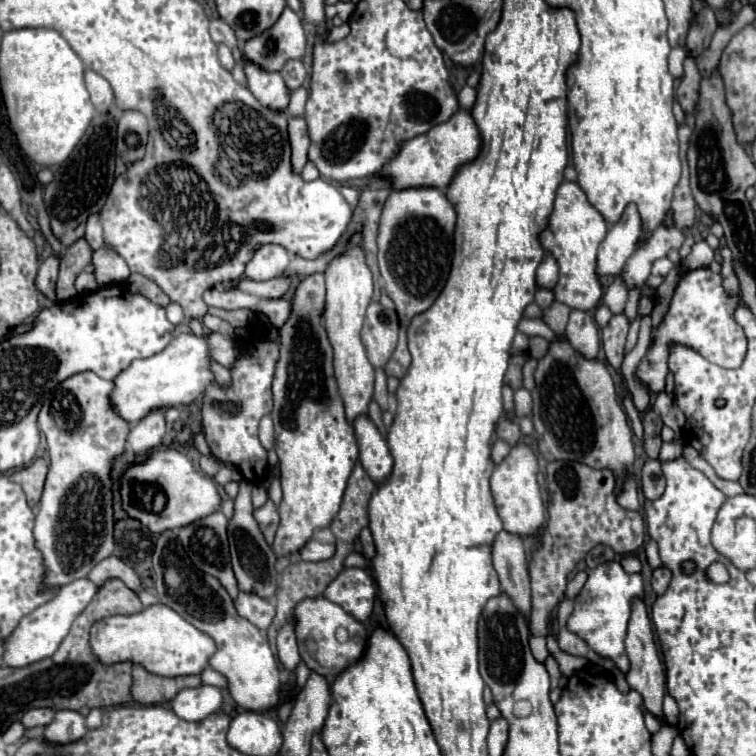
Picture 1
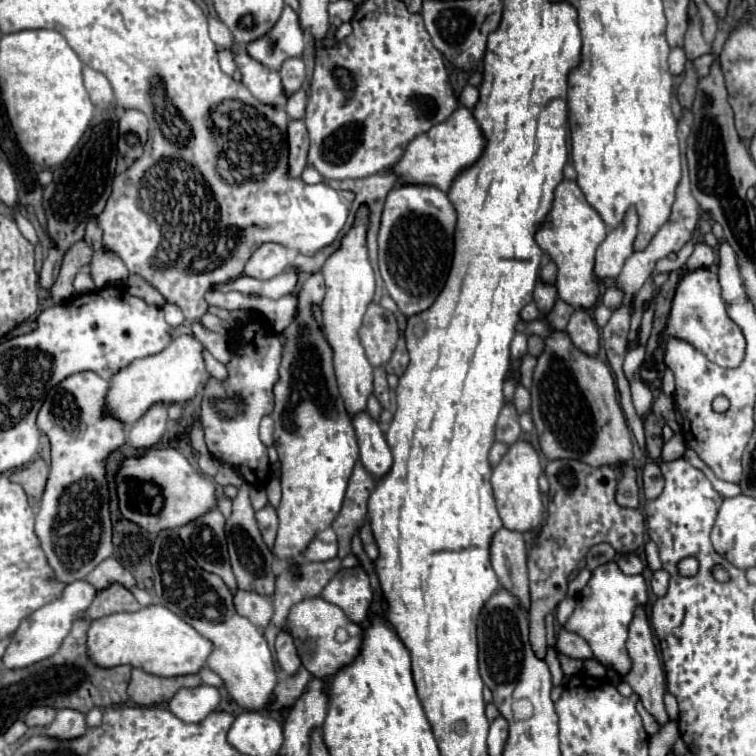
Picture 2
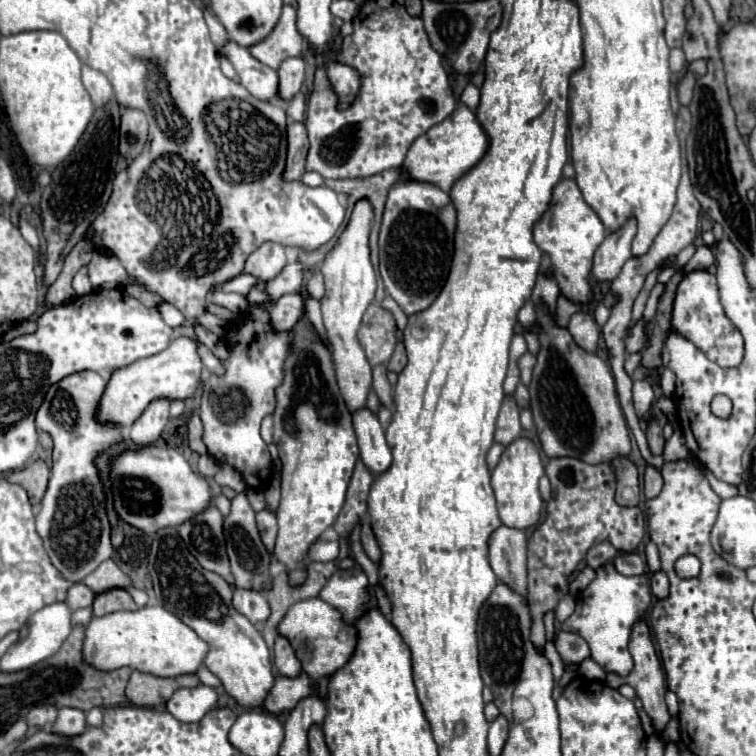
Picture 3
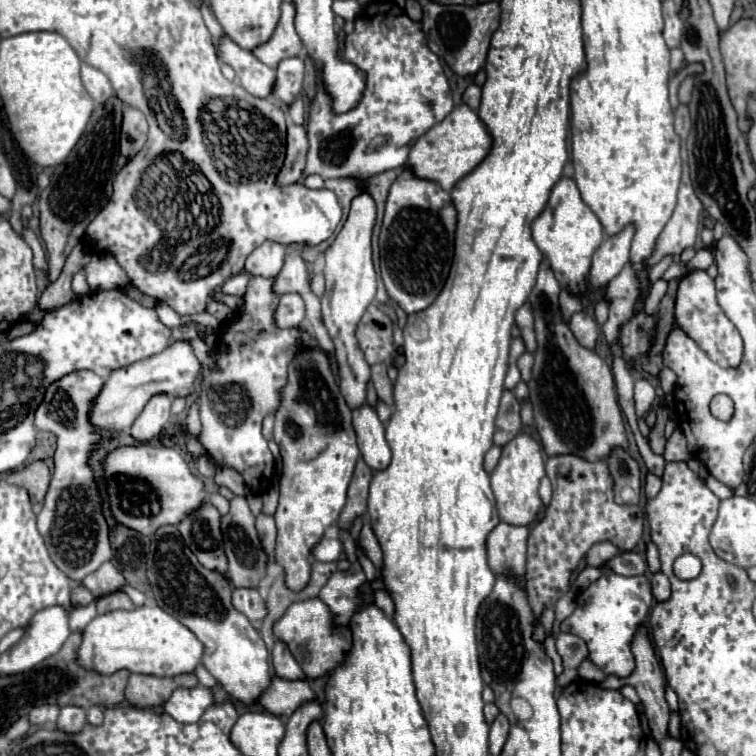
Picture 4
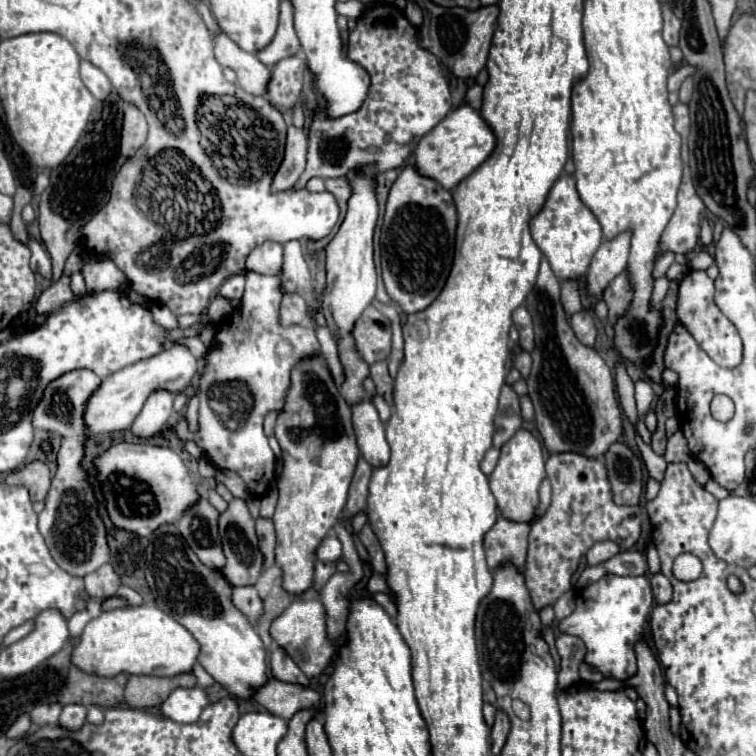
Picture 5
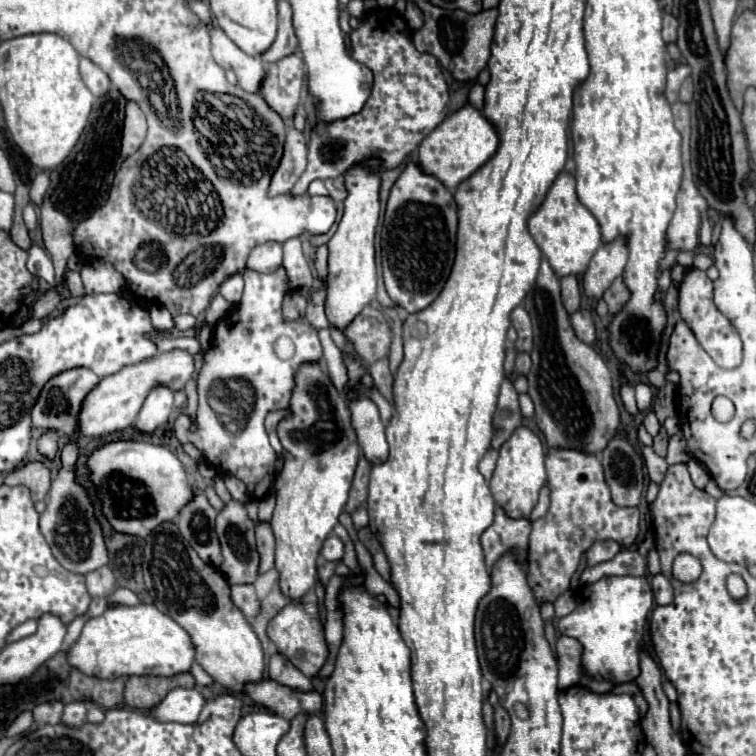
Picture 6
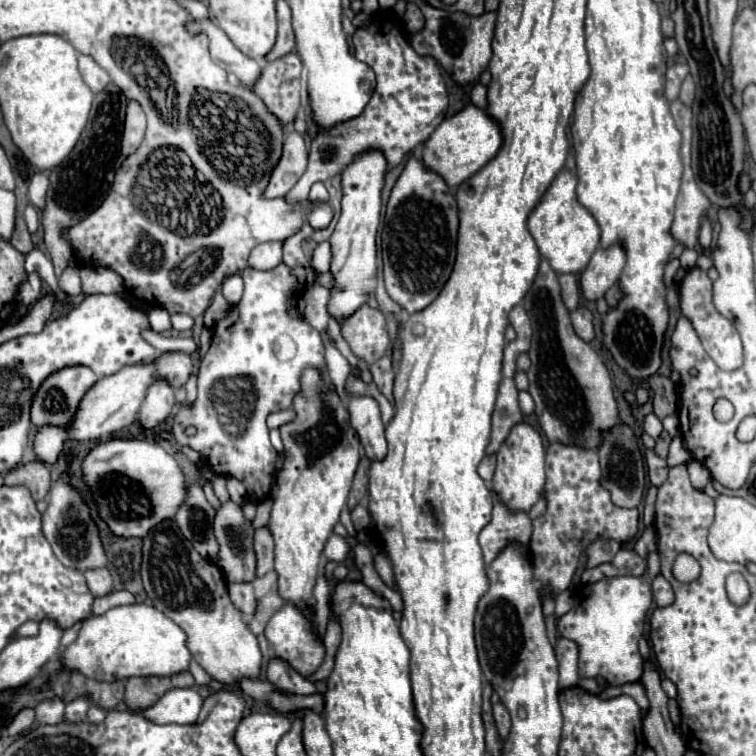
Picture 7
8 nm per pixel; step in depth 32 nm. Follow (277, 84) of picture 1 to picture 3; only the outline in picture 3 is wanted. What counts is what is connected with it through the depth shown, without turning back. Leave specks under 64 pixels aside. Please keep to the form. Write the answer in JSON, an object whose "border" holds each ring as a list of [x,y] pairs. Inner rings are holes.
{"border":[[[228,42],[222,50],[230,58],[240,78],[240,84],[258,100],[278,98],[278,72],[260,64],[246,48],[240,48],[236,42]]]}

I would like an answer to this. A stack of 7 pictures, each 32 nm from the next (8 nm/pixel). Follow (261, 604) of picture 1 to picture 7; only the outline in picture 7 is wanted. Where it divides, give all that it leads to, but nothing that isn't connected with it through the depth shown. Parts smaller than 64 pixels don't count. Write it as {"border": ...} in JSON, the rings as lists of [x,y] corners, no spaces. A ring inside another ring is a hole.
{"border":[[[250,582],[228,584],[228,594],[240,612],[244,612],[248,616],[252,616],[256,612],[256,598],[254,598],[254,588]]]}

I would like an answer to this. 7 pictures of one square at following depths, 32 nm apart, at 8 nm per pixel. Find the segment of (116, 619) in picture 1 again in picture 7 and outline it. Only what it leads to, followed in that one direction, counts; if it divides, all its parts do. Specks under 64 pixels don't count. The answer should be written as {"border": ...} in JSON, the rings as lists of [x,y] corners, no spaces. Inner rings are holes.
{"border":[[[132,604],[132,606],[116,606],[104,612],[102,616],[90,616],[84,620],[84,626],[76,638],[64,652],[62,660],[66,668],[78,670],[88,678],[98,678],[106,682],[130,678],[130,676],[174,676],[188,670],[188,664],[192,660],[192,654],[186,646],[186,634],[184,630],[172,622],[168,616],[164,616],[160,610],[148,604]]]}

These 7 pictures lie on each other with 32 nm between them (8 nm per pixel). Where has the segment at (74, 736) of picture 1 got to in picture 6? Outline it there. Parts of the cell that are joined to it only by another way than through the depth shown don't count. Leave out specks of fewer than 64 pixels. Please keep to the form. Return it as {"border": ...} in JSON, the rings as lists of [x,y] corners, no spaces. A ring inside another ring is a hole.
{"border":[[[72,702],[64,706],[62,712],[62,724],[68,726],[80,726],[86,722],[86,704],[84,702]]]}

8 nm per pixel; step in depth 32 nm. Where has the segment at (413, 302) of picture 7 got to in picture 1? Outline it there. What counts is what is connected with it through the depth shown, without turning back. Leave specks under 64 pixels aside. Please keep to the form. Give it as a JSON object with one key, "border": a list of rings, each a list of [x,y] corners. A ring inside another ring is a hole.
{"border":[[[438,188],[392,190],[384,204],[378,230],[378,264],[386,284],[386,294],[394,302],[402,324],[398,346],[384,366],[384,372],[398,380],[406,376],[412,360],[406,342],[408,324],[416,314],[428,310],[434,304],[450,274],[454,254],[454,224],[456,212],[446,194]]]}

